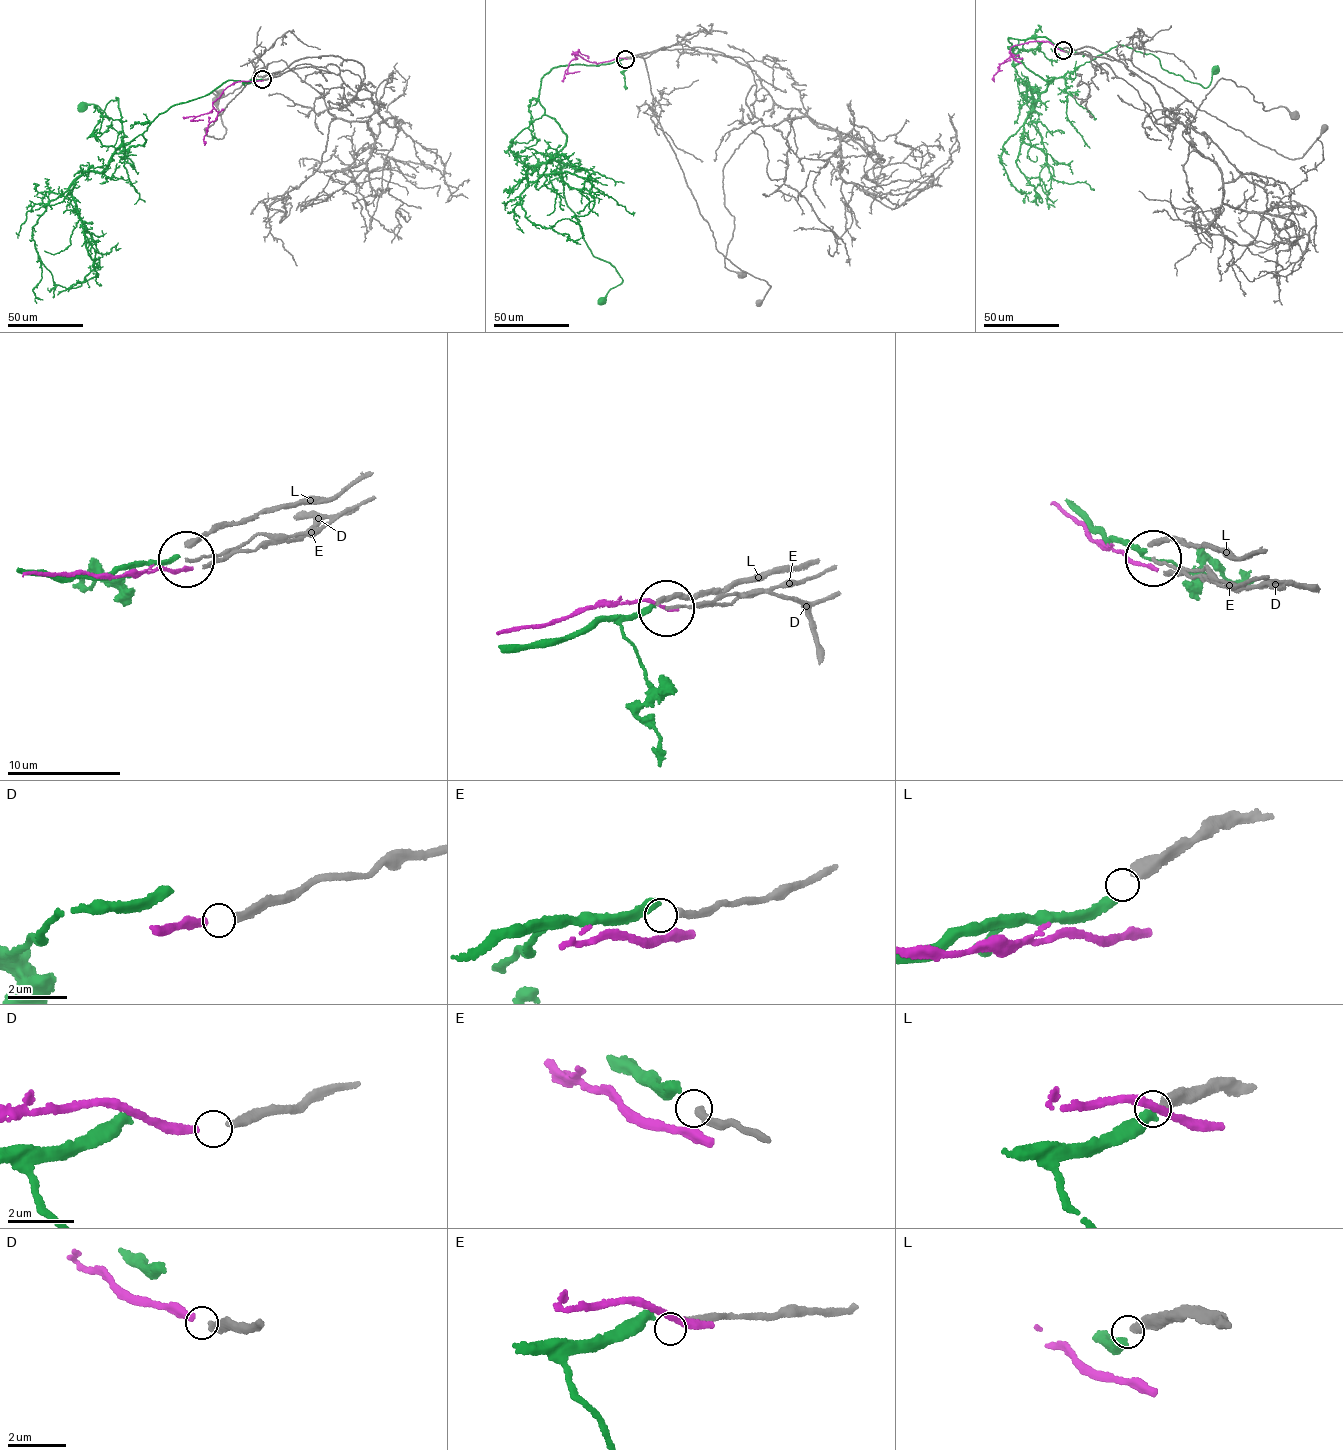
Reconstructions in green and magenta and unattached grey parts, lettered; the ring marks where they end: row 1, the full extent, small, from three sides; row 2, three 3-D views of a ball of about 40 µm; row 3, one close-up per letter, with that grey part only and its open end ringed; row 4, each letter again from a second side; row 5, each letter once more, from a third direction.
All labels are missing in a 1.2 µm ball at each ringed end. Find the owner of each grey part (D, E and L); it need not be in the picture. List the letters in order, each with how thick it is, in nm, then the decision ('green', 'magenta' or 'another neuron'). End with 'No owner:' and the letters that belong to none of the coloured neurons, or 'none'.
D: calibre 240 nm; magenta
E: calibre 240 nm; another neuron
L: calibre 400 nm; another neuron
No owner: E, L

